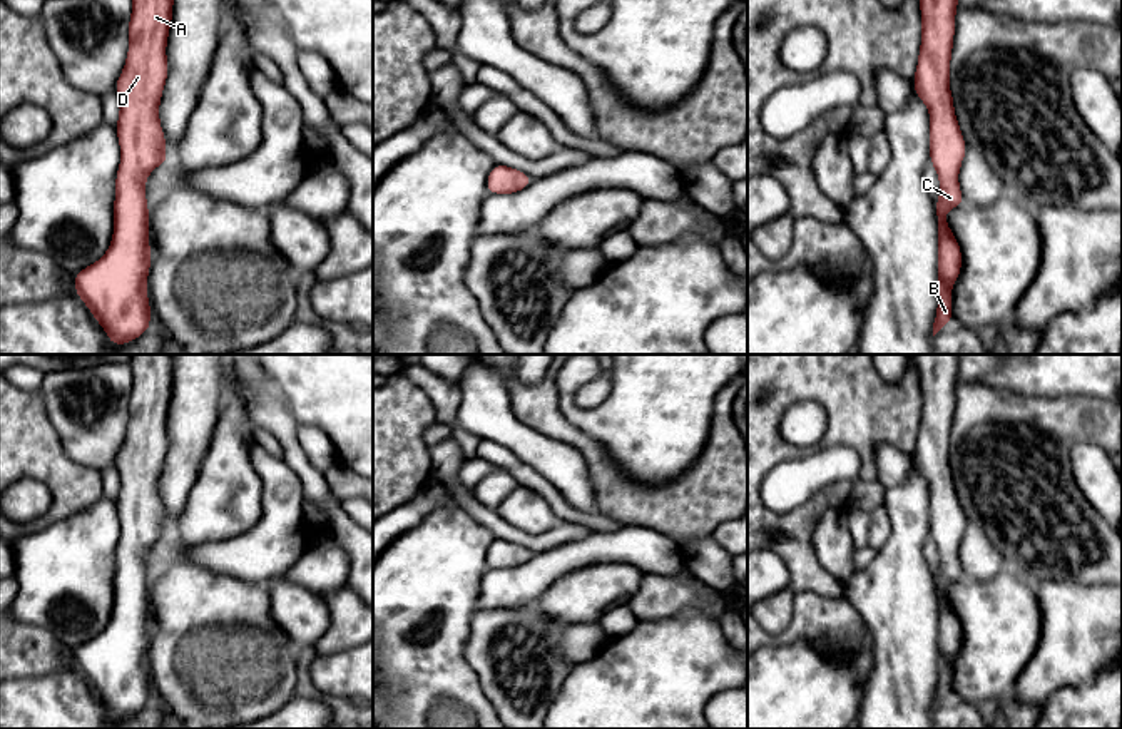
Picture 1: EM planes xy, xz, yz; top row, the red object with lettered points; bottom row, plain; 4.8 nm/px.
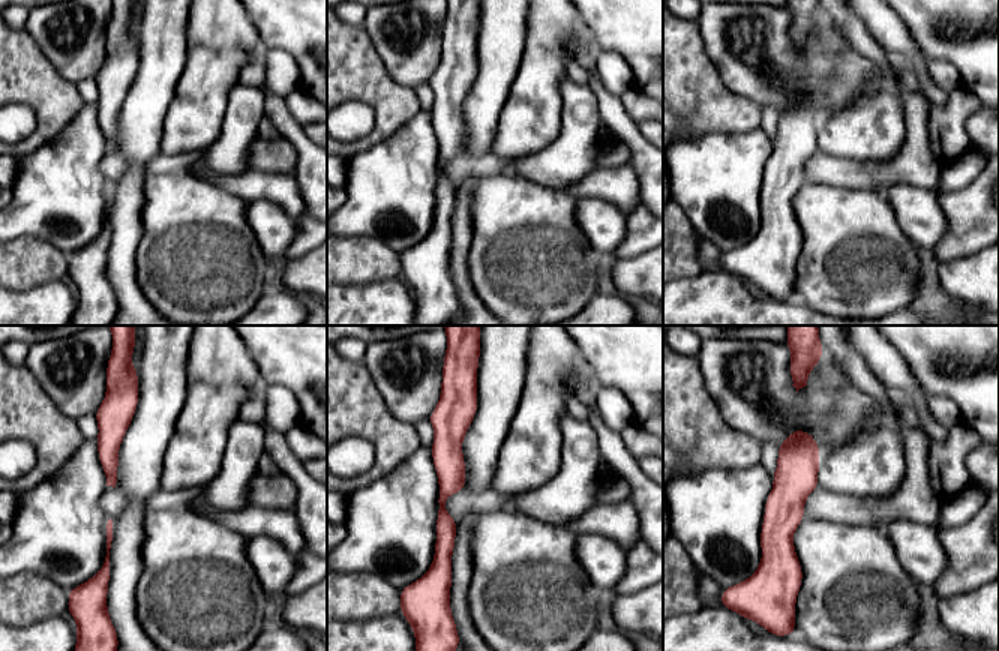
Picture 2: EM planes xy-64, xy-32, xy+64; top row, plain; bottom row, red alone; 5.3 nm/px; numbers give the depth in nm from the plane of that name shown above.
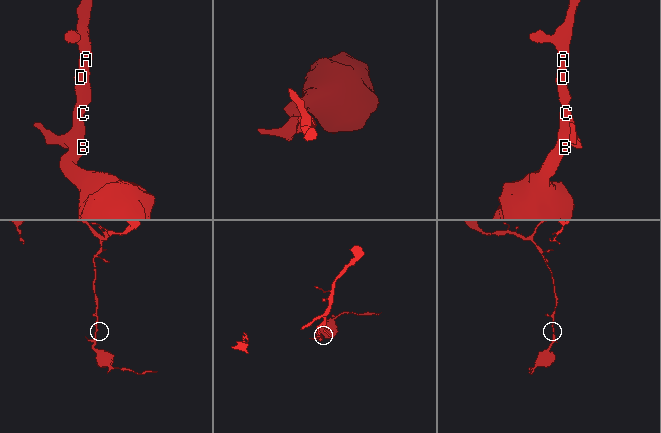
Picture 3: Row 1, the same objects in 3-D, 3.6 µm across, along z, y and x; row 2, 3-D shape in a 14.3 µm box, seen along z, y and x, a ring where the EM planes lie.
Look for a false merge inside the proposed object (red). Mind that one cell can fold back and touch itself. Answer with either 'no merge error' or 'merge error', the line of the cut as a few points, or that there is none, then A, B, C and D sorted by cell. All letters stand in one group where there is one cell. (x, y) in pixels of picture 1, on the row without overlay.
no merge error; cut none; groups A B C D

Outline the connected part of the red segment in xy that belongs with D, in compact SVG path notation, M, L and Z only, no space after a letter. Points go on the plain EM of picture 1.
M130 354L132 390L129 393L129 426L115 470L120 488L115 500L122 533L115 550L114 609L107 627L74 649L75 669L105 704L110 719L120 721L137 714L150 702L147 650L150 645L149 580L145 553L161 538L167 538L166 512L159 495L159 478L169 448L166 420L172 398L172 354Z

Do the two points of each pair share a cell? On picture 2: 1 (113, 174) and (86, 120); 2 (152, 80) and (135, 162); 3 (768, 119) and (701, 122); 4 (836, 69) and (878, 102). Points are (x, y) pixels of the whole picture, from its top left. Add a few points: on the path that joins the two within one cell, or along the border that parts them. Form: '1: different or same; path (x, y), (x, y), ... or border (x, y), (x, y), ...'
1: different; border (105, 150), (99, 161), (99, 171), (108, 182)
2: same; path (147, 101), (140, 122), (138, 141)
3: different; border (759, 111), (761, 126)
4: different; border (881, 81), (866, 86), (834, 113)

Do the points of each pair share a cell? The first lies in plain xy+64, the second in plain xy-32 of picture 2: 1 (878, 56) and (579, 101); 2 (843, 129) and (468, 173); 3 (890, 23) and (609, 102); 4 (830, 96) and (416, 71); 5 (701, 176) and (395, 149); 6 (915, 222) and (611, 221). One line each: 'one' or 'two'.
1: one
2: two
3: one
4: one
5: one
6: one

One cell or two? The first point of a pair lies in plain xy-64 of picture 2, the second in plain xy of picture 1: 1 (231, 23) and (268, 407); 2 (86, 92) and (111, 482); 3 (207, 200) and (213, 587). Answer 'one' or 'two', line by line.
1: two
2: one
3: one

